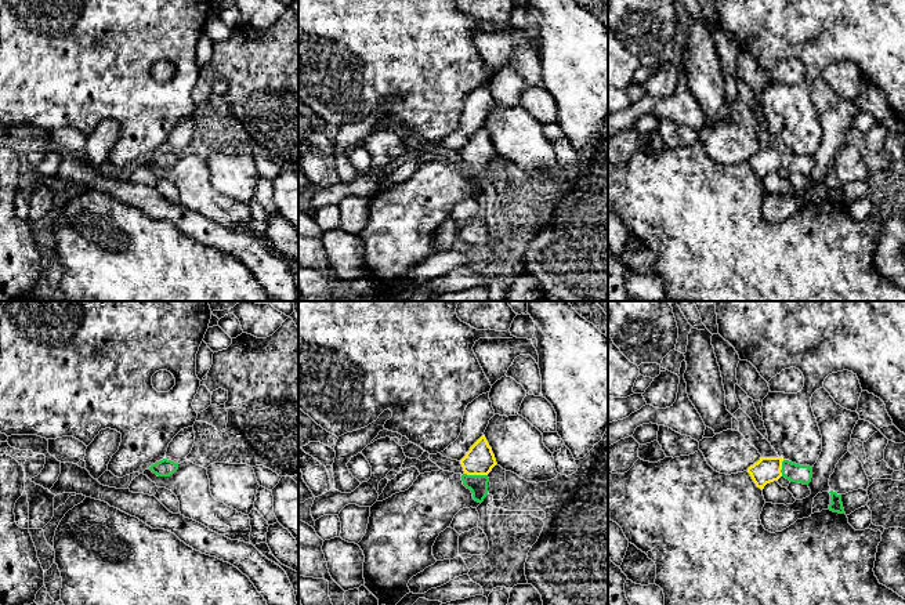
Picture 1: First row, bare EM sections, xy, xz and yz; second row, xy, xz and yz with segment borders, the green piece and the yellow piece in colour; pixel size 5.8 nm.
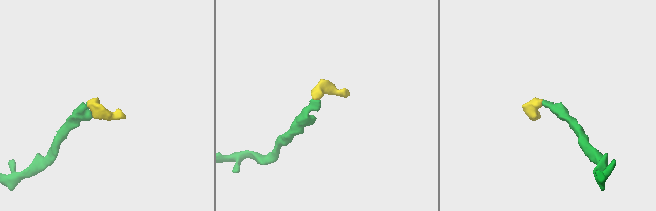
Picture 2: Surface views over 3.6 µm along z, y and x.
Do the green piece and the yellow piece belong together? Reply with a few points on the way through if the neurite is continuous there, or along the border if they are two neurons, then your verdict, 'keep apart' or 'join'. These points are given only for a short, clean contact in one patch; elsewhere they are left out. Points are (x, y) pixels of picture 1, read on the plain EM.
across xz (477, 174), (475, 166), (475, 156), (480, 151) | join

